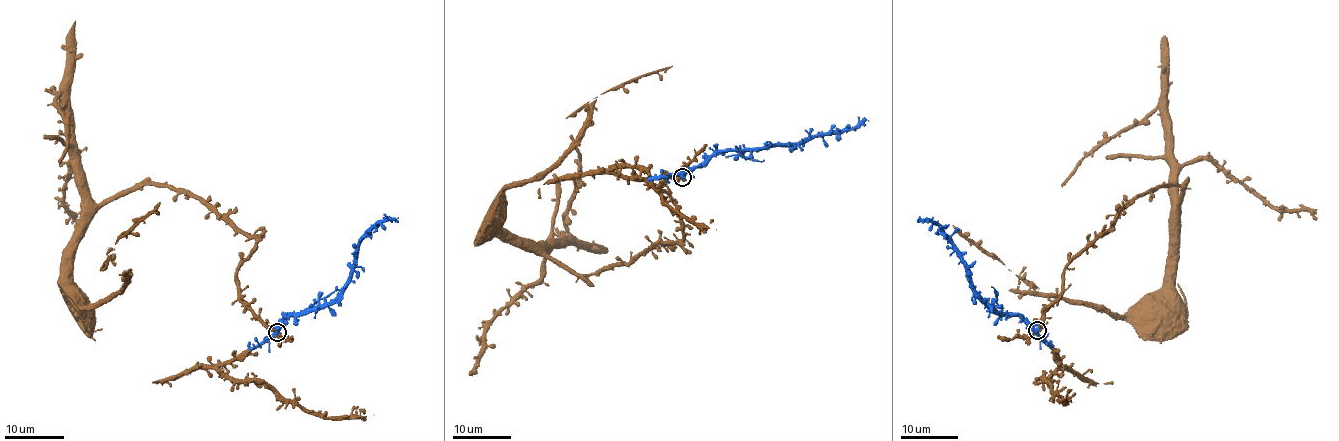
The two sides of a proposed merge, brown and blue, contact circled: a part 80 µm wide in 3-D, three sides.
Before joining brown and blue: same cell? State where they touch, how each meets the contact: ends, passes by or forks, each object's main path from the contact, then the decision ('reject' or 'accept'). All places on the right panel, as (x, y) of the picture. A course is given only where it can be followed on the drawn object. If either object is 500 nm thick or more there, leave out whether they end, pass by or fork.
place (1037, 330); brown forks; blue passes by; course brown (1037, 329), (1063, 271), (1126, 205), (1184, 188), (1166, 283), (1124, 316), (1018, 293), (1018, 276), (952, 226); course blue (1037, 329), (1018, 315), (1005, 315), (990, 307), (972, 282), (961, 252), (942, 229), (918, 218); accept

